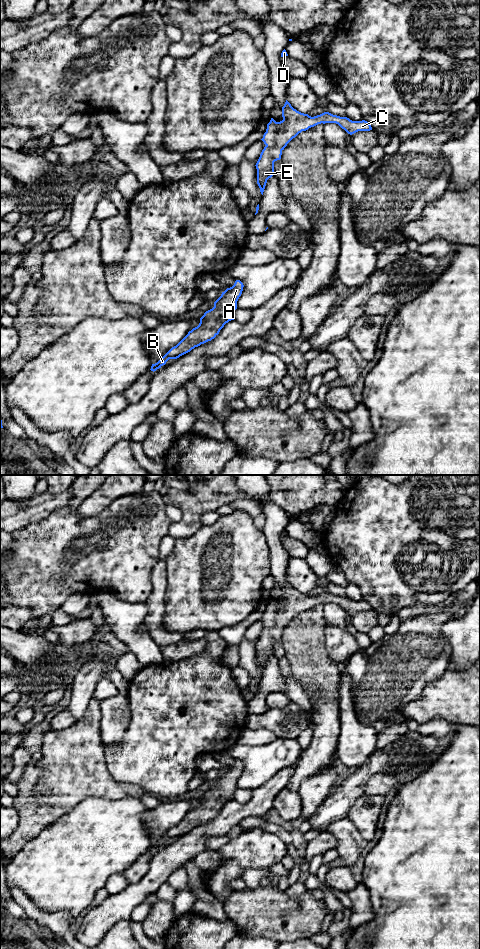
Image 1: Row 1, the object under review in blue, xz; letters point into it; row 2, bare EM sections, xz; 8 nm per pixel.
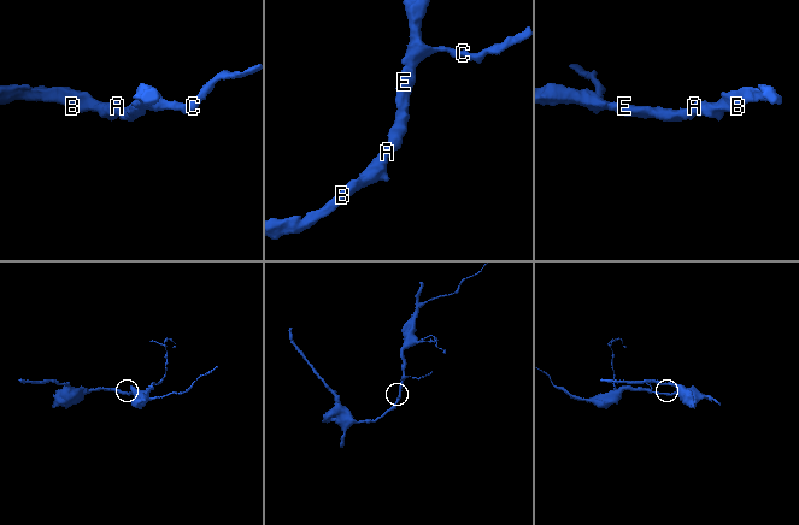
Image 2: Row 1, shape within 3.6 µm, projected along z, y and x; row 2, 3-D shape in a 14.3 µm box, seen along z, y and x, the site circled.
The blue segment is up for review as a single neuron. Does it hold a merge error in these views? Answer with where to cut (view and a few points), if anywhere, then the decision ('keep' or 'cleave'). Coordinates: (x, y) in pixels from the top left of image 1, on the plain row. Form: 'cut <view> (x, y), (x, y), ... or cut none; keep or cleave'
cut none; keep

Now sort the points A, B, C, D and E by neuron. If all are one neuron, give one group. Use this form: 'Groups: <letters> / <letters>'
Groups: A B C D E

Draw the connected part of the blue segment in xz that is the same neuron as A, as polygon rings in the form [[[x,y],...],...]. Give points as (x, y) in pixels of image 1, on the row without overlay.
[[[236,760],[234,765],[222,772],[214,782],[214,787],[204,793],[200,803],[174,827],[172,827],[157,843],[152,844],[151,851],[161,848],[169,839],[177,839],[214,819],[226,803],[234,800],[234,792],[237,789],[237,781],[243,771],[243,763]]]

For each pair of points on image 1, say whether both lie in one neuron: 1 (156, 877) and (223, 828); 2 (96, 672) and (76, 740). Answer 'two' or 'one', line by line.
1: one
2: two

